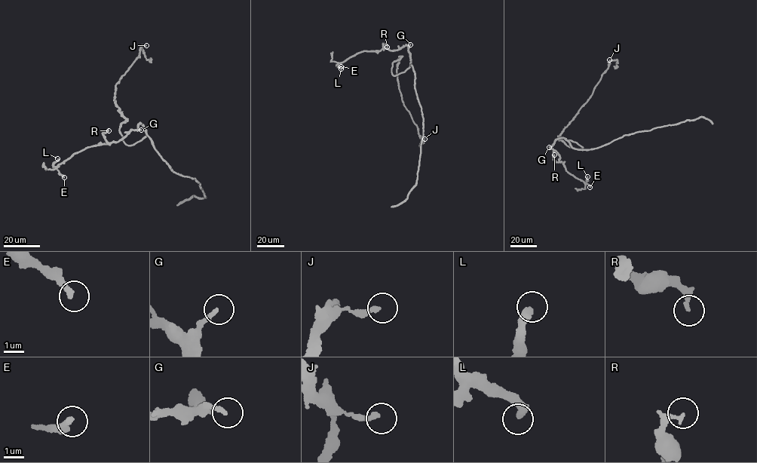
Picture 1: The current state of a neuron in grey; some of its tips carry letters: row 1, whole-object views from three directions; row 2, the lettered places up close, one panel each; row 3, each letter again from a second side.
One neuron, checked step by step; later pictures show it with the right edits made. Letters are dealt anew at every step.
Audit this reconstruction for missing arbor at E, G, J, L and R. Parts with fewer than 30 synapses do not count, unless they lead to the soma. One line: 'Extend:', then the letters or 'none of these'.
Extend: E

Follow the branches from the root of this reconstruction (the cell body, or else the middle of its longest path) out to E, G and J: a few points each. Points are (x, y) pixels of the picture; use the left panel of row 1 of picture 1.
E: (147, 134), (140, 123), (138, 130), (130, 130), (117, 142), (87, 147), (73, 153), (56, 167), (64, 177)
G: (147, 134), (141, 123), (137, 128), (141, 130)
J: (147, 134), (126, 144), (119, 130), (126, 118), (114, 99), (116, 84), (146, 45)

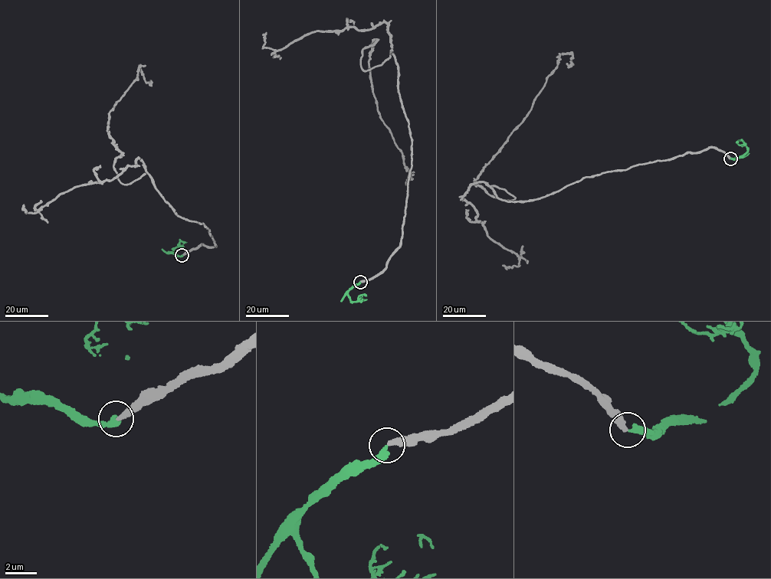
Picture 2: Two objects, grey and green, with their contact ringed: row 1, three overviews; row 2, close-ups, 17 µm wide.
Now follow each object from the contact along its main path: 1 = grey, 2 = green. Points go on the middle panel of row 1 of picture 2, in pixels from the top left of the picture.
1: (360, 281), (398, 246), (411, 167), (395, 56), (362, 68), (376, 40), (372, 91), (406, 183), (413, 175)
2: (360, 281), (349, 289), (348, 296), (352, 302), (356, 301), (361, 295), (366, 296)

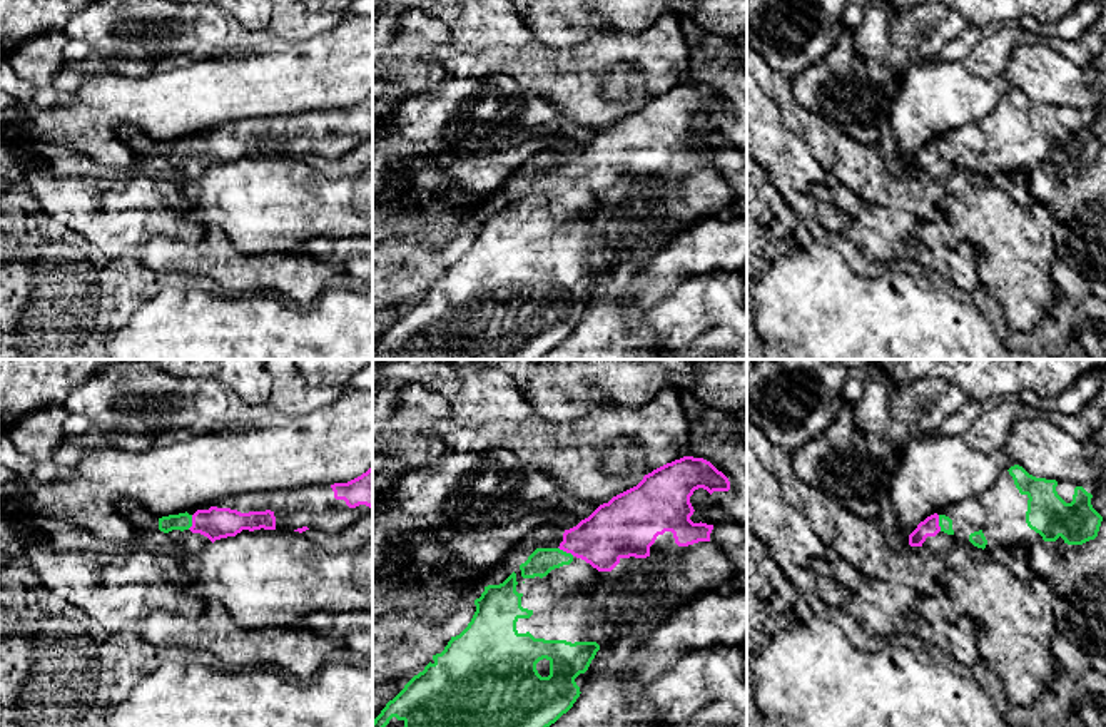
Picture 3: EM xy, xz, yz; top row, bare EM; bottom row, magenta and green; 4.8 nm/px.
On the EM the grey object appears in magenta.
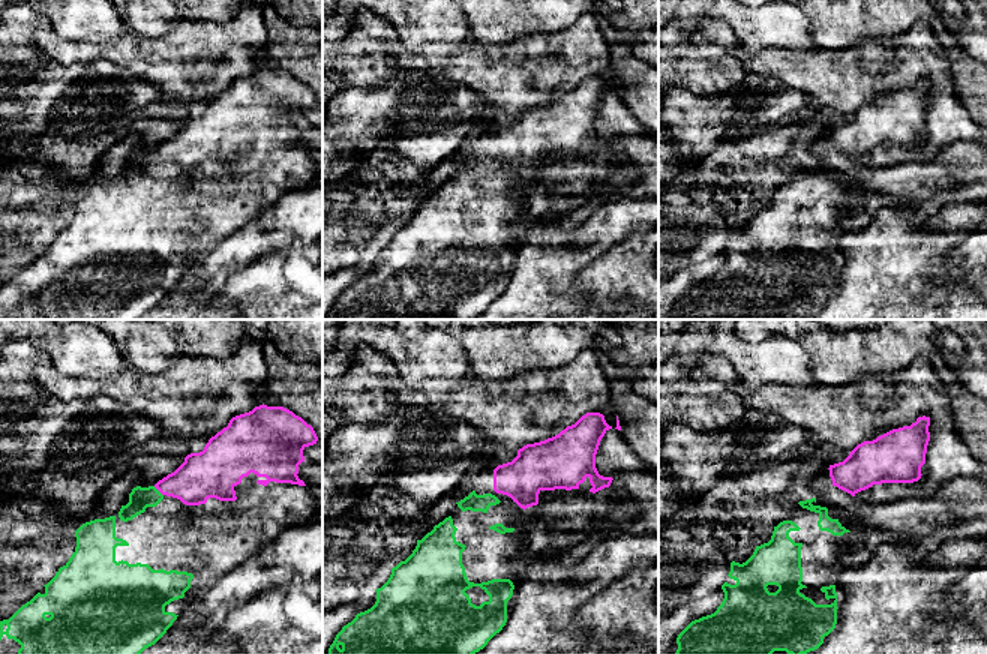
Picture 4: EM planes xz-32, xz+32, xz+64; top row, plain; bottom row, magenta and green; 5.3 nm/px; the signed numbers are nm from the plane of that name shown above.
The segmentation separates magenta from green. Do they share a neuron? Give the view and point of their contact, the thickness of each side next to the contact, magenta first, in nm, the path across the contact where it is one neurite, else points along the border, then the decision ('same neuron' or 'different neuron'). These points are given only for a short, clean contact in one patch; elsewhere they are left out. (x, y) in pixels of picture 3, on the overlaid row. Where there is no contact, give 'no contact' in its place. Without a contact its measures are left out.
meets magenta in yz at (938, 523); 90 nm thick on the magenta side, 60 nm on the other; runs through yz (929, 527), (938, 523), (944, 522); same neuron

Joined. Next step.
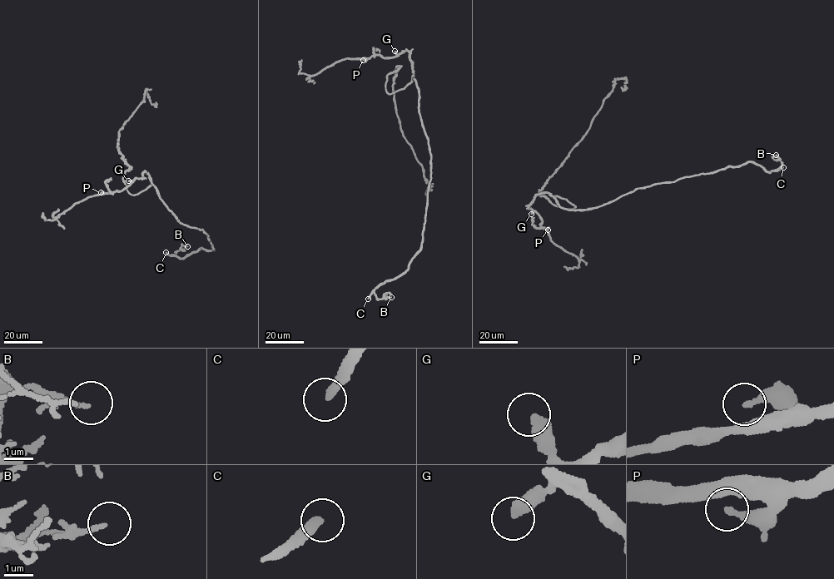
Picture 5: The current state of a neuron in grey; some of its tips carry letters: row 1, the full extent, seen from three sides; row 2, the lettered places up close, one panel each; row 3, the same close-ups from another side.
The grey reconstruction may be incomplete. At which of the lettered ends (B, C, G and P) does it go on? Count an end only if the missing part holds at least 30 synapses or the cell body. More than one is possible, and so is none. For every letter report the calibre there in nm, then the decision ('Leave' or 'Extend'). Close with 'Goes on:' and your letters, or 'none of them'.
B: Thickness 130 nm. Leave
C: Thickness 280 nm. Extend
G: Thickness 440 nm. Leave
P: Thickness 260 nm. Leave
Goes on: C

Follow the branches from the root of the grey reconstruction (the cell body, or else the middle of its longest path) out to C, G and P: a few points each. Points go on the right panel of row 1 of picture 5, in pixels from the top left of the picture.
C: (562, 207), (573, 210), (598, 207), (637, 189), (729, 166), (738, 167), (748, 161), (769, 173), (783, 167)
G: (562, 207), (548, 193), (538, 193), (528, 207), (533, 210), (531, 214)
P: (562, 207), (556, 200), (546, 192), (537, 194), (528, 205), (541, 218), (543, 228), (548, 230)

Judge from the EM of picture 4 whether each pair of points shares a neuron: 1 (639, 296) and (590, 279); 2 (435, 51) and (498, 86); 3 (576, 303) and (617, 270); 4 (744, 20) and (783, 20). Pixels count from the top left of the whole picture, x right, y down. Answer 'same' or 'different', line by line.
1: same
2: same
3: different
4: same

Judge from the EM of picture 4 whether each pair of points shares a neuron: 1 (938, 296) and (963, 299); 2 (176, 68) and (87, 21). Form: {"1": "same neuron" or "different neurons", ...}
{"1": "same neuron", "2": "different neurons"}

